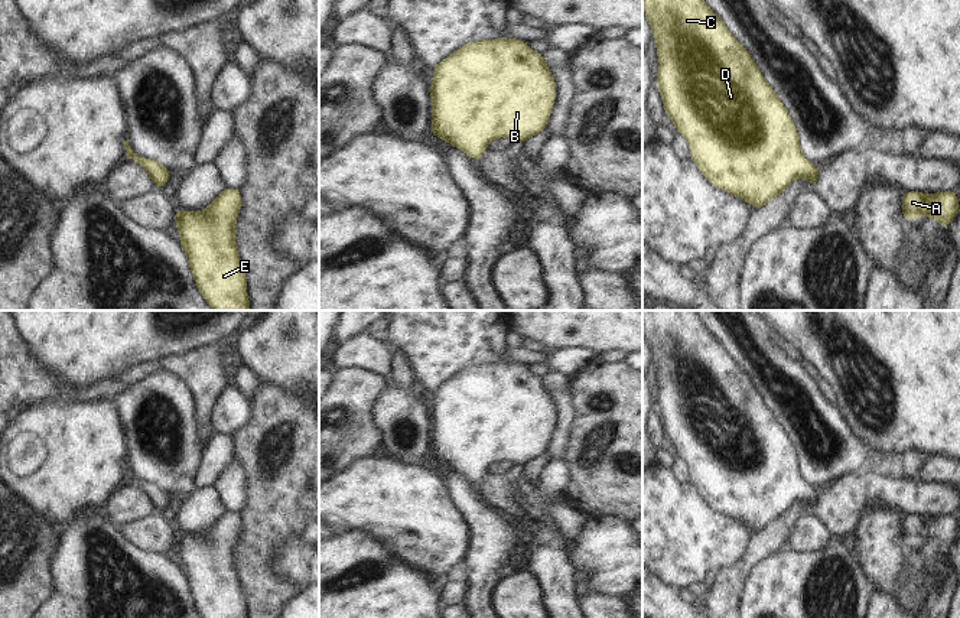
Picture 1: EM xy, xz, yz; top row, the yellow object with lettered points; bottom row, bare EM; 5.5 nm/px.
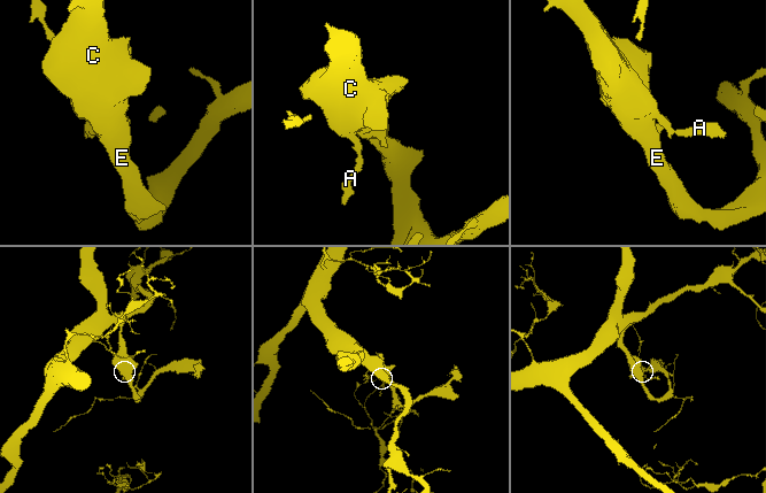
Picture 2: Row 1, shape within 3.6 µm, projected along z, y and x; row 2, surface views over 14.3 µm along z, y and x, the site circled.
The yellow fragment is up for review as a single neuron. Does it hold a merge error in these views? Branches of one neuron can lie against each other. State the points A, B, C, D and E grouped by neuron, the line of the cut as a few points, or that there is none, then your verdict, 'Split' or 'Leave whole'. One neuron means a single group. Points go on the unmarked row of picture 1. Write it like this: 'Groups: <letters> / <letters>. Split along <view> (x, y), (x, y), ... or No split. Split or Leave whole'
Groups: A B C D E. No split. Leave whole.

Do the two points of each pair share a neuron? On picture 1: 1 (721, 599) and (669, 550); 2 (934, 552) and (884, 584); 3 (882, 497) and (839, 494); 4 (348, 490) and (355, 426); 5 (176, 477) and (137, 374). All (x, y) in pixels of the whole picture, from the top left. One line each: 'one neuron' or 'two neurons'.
1: two neurons
2: two neurons
3: one neuron
4: two neurons
5: two neurons

